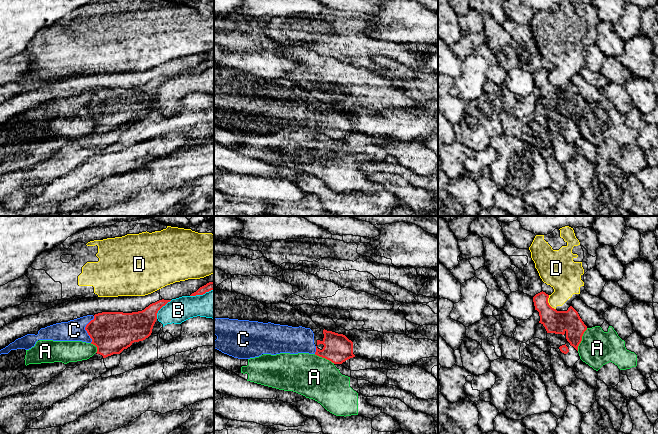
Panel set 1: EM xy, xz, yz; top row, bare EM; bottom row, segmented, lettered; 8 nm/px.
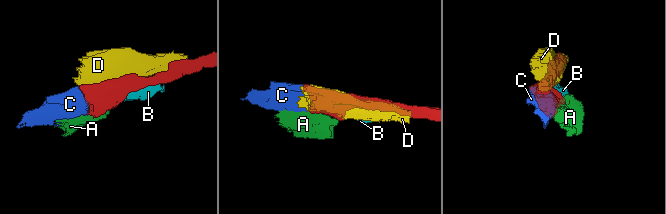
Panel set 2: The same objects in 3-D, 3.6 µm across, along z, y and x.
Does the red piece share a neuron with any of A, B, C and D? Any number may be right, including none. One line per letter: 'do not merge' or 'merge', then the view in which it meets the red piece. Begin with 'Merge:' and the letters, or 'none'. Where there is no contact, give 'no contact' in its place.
Merge: C
A: do not merge | yz
B: do not merge | xy
C: merge | xy
D: do not merge | yz

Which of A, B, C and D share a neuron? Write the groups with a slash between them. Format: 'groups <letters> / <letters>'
groups A / B / C / D

